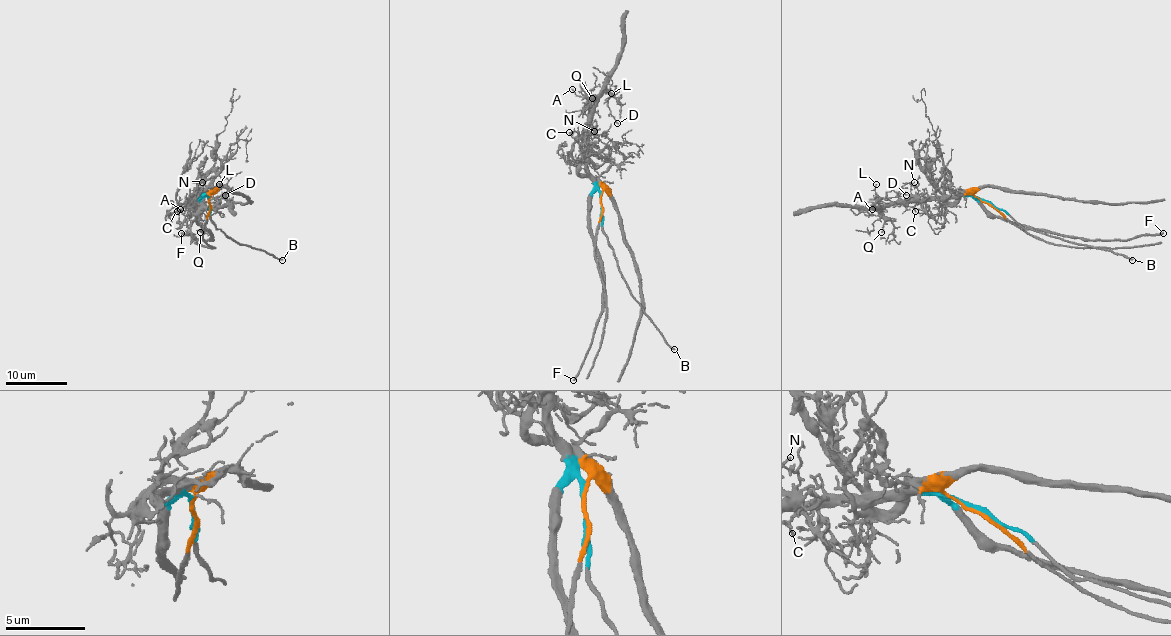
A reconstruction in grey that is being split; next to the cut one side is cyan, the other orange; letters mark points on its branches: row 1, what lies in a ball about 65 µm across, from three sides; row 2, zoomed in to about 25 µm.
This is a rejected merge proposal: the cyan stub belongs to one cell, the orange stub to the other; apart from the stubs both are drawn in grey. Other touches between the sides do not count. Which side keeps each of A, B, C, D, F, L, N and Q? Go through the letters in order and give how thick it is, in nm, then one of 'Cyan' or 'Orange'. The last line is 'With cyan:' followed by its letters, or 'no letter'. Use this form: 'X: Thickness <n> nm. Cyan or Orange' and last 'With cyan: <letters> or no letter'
A: Thickness 100 nm. Cyan
B: Thickness 200 nm. Cyan
C: Thickness 120 nm. Cyan
D: Thickness 90 nm. Cyan
F: Thickness 240 nm. Cyan
L: Thickness 70 nm. Cyan
N: Thickness 110 nm. Cyan
Q: Thickness 120 nm. Cyan
With cyan: A, B, C, D, F, L, N, Q

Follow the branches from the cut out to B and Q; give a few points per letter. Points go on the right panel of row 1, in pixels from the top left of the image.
B: (986, 203), (992, 203), (1028, 229), (1108, 249), (1131, 260)
Q: (986, 203), (971, 197), (897, 200), (883, 211), (881, 232)

